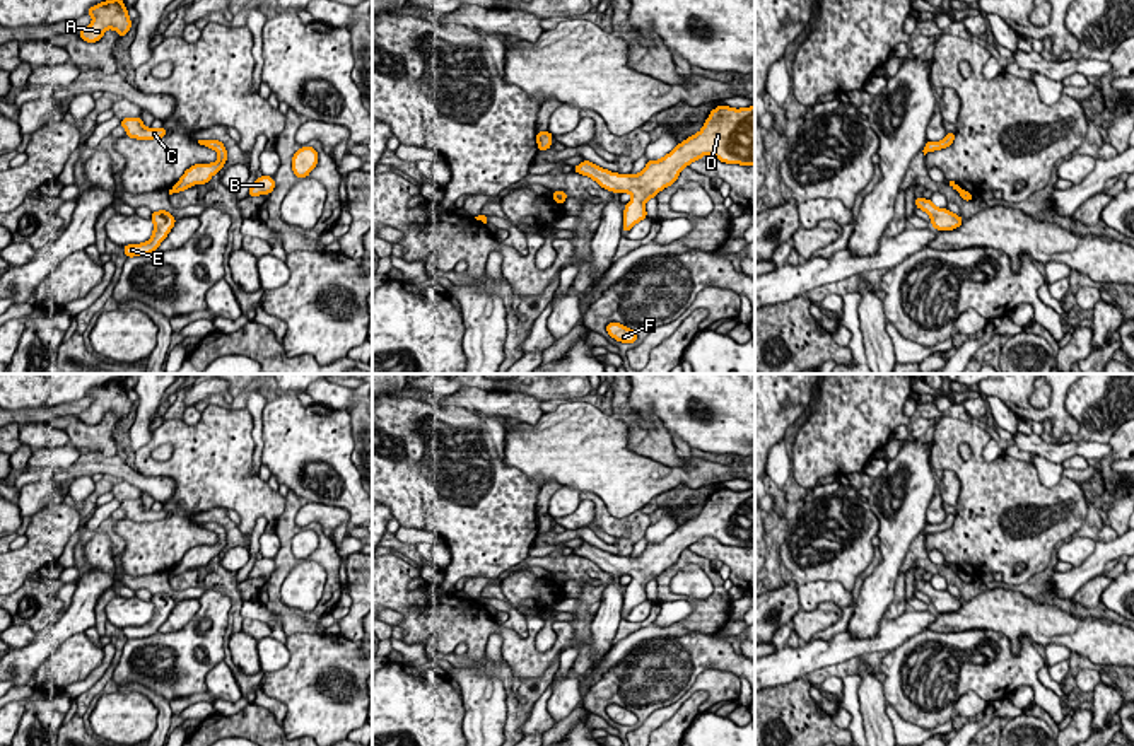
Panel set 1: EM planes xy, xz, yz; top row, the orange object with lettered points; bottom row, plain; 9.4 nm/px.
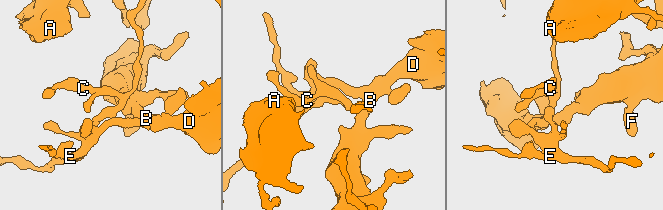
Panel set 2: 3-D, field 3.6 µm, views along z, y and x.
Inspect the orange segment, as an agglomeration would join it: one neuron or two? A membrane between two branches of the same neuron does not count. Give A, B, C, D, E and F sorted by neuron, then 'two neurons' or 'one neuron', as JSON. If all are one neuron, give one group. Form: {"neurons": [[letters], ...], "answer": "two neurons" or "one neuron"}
{"neurons": [["A", "C"], ["B", "D", "E", "F"]], "answer": "two neurons"}

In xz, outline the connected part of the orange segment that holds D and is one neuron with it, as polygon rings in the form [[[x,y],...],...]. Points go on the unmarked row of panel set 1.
[[[717,488],[699,516],[678,526],[663,541],[647,543],[635,558],[610,555],[589,543],[582,543],[572,553],[589,558],[608,574],[632,577],[622,608],[622,613],[628,615],[637,604],[647,601],[646,584],[675,567],[681,551],[705,536],[726,546],[755,548],[755,488],[741,492]]]

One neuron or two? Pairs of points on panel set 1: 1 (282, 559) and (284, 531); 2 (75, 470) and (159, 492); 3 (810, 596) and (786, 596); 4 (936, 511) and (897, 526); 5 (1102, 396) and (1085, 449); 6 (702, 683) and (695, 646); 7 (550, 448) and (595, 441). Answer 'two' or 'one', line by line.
1: one
2: one
3: two
4: two
5: two
6: two
7: one

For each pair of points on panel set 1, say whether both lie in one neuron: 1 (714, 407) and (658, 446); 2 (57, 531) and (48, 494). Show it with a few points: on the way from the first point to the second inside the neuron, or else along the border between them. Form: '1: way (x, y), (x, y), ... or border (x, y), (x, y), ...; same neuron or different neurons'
1: border (636, 412), (646, 420), (654, 417), (670, 434); different neurons
2: border (60, 501), (50, 502), (31, 518); different neurons

